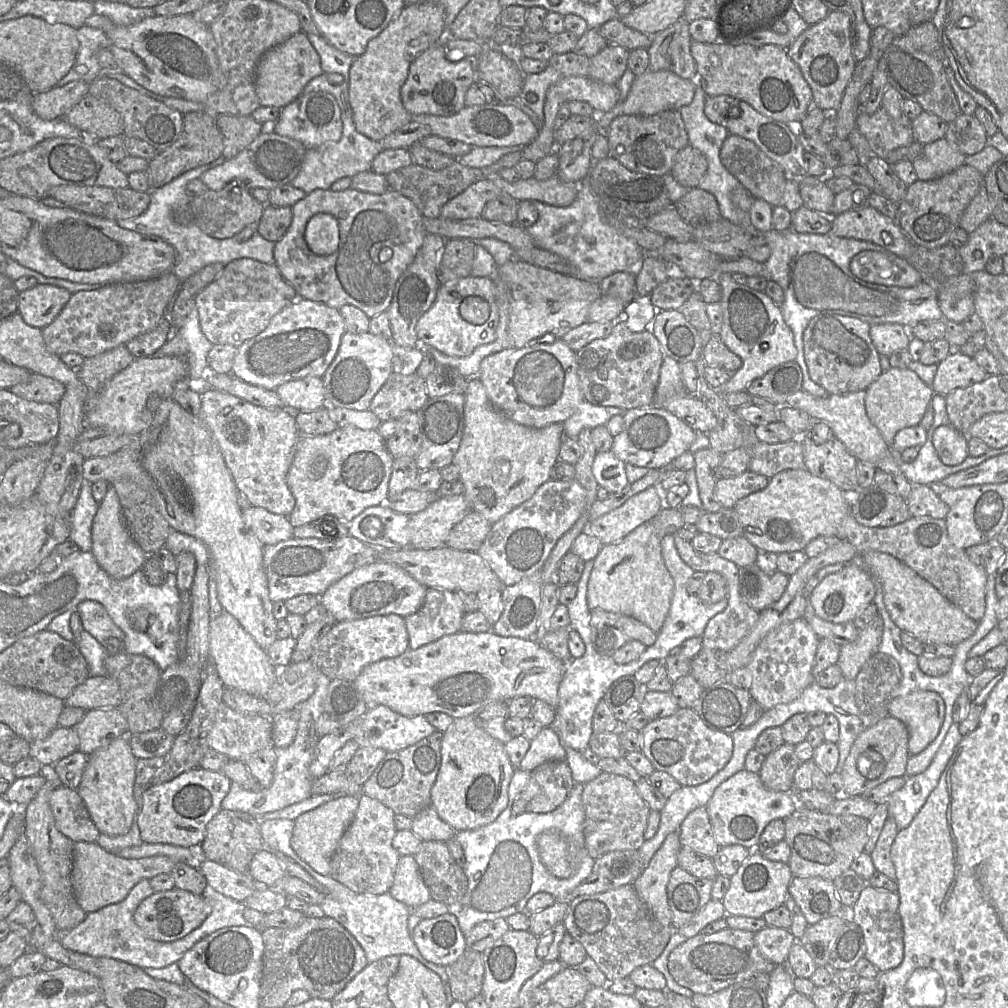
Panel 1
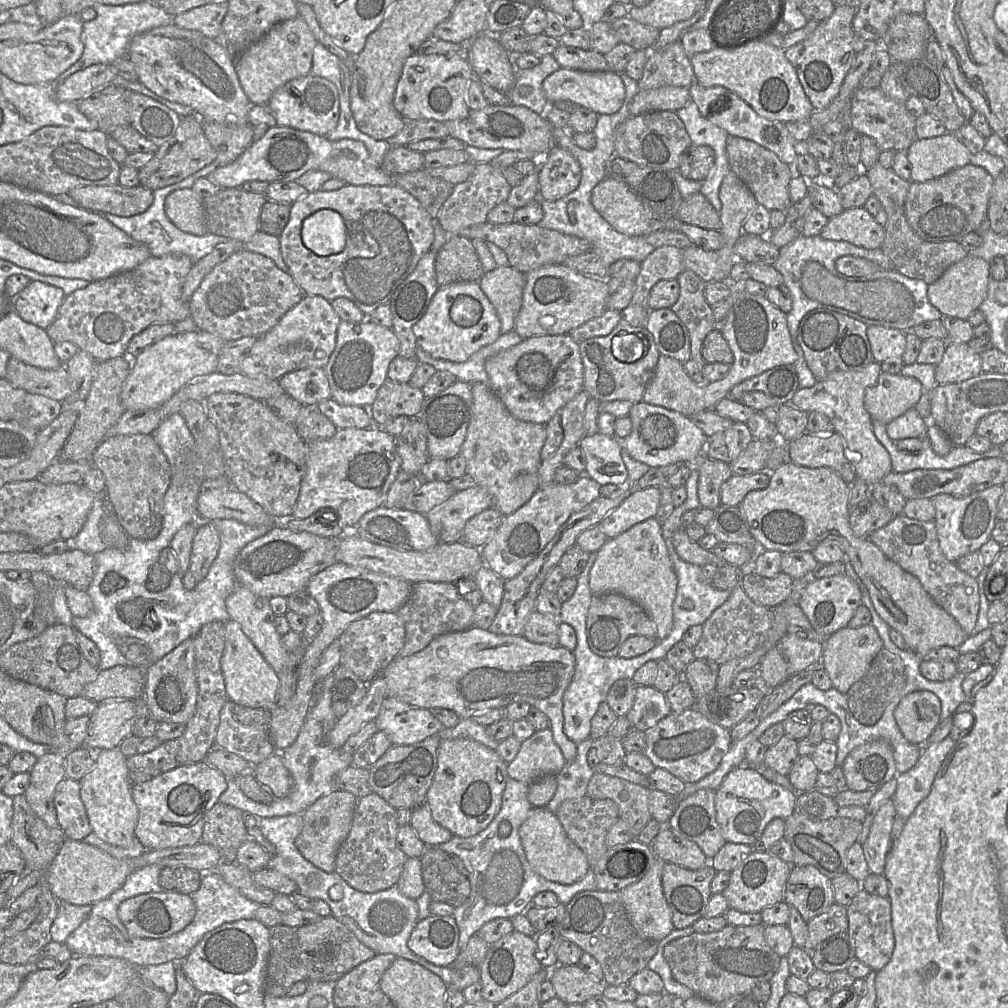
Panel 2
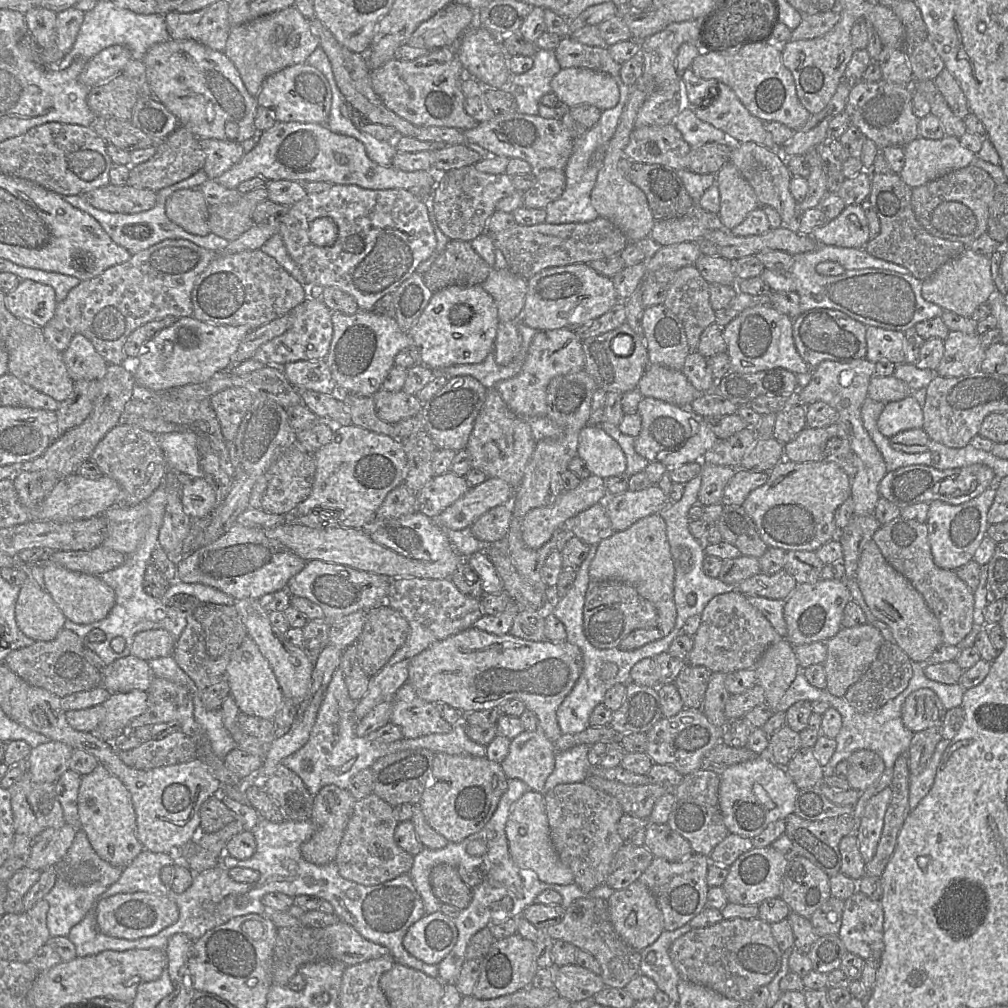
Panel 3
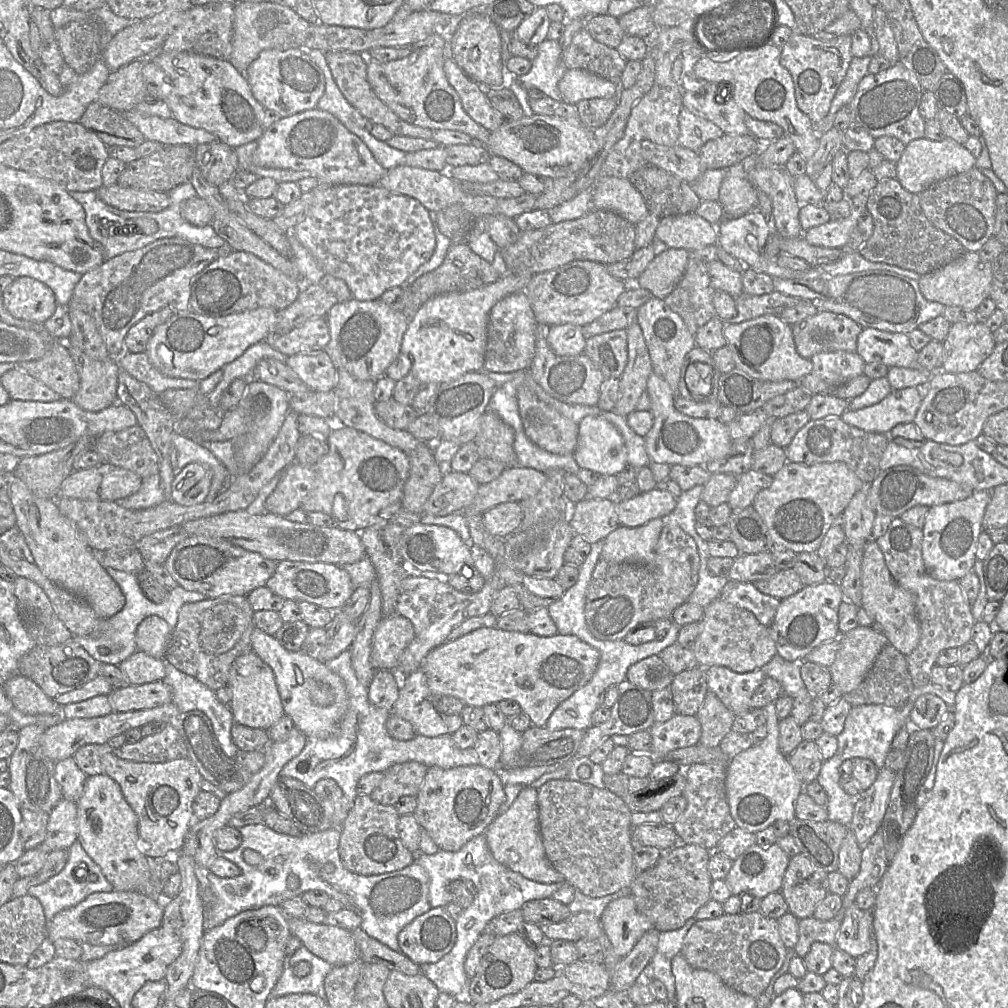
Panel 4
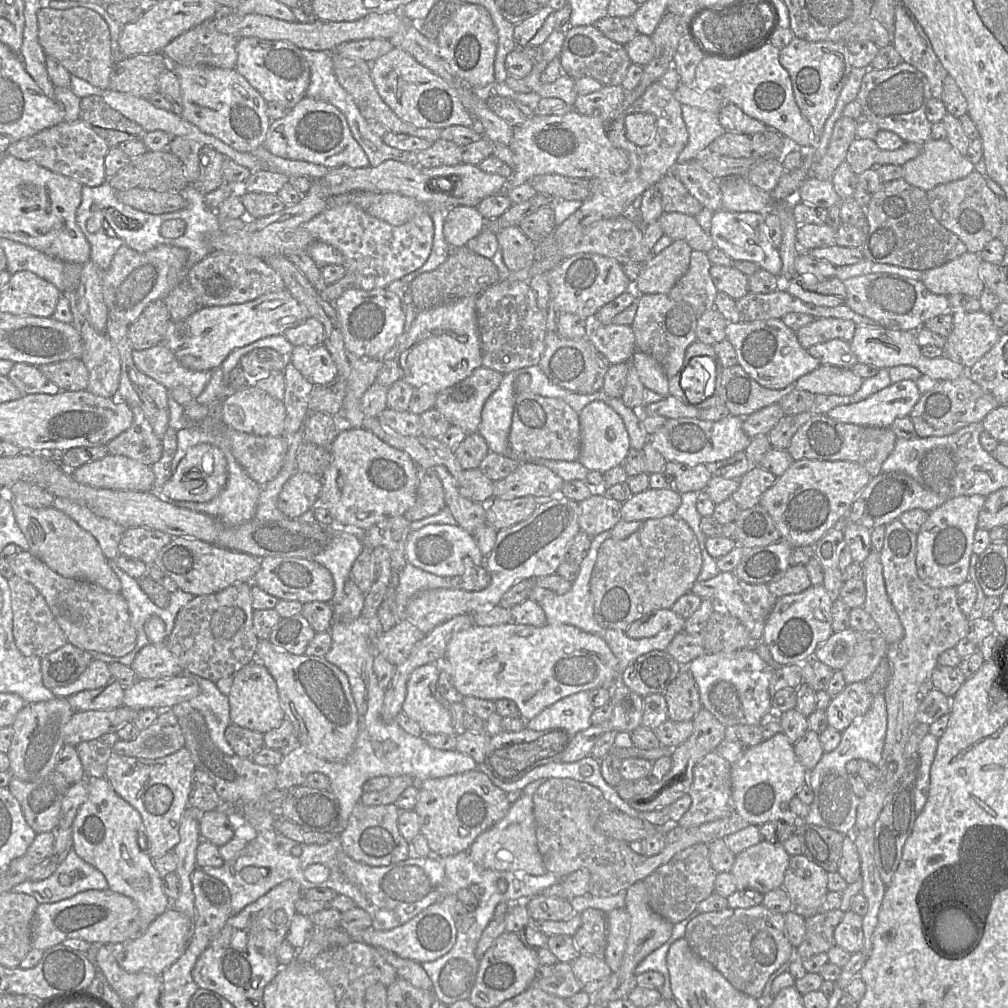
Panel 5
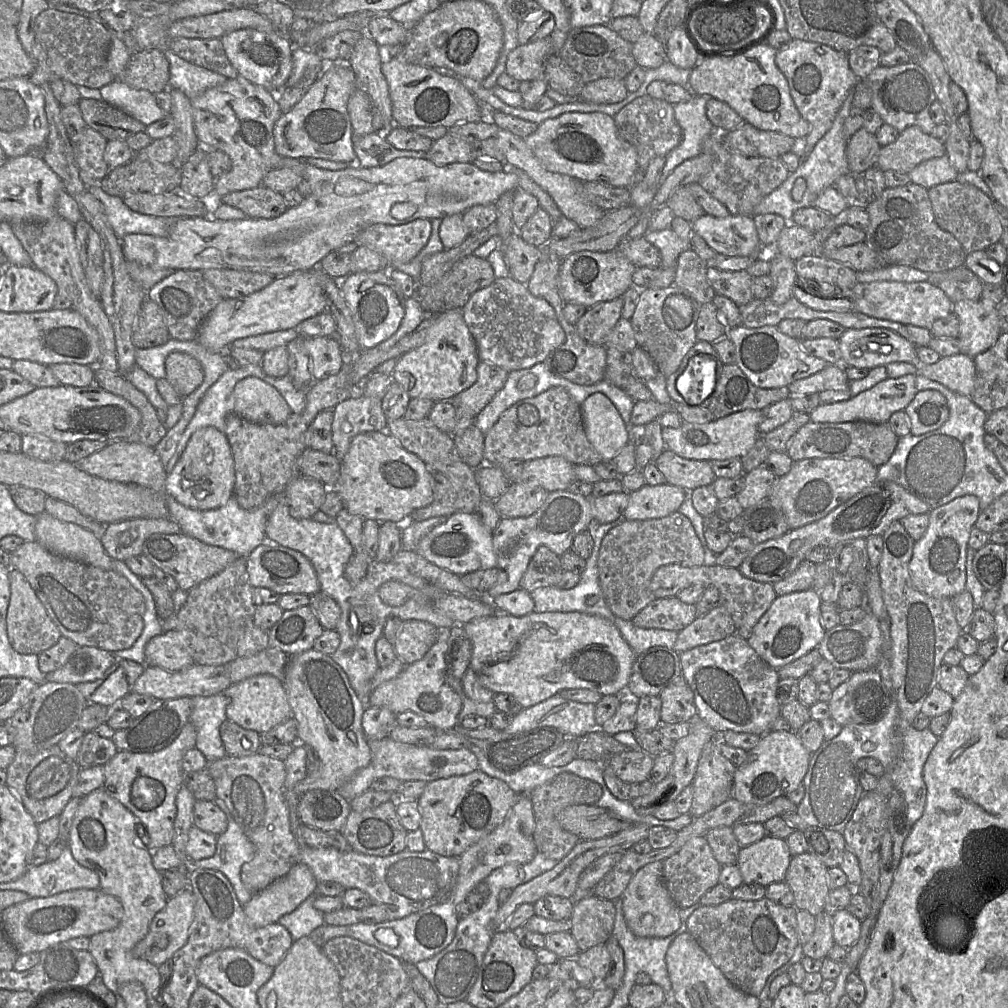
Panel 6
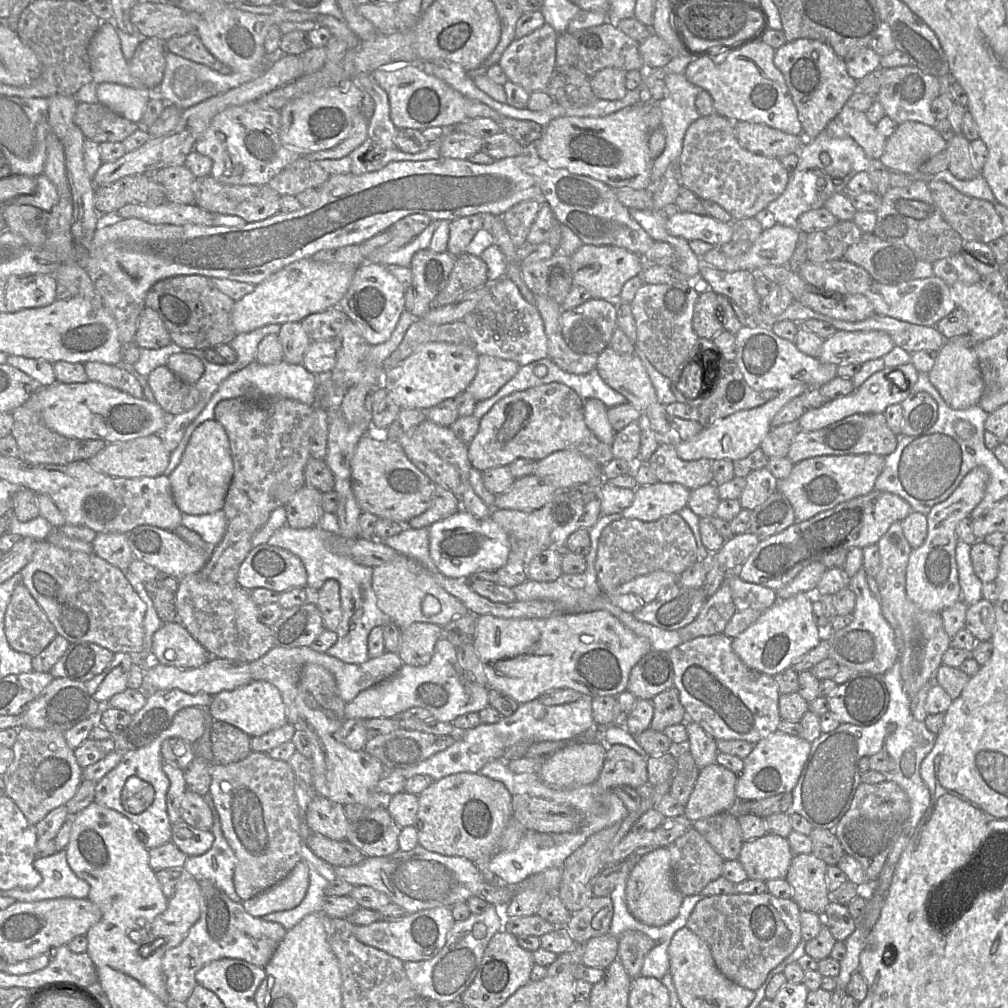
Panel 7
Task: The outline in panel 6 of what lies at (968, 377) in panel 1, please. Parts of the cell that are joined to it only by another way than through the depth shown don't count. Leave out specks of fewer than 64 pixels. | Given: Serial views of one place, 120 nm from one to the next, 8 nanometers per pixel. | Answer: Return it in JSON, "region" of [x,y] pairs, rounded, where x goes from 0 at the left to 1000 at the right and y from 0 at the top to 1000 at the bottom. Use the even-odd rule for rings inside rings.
{"region":[[[974,297],[952,298],[944,302],[944,310],[951,316],[952,350],[966,355],[988,340],[994,329],[989,306],[990,303]]]}

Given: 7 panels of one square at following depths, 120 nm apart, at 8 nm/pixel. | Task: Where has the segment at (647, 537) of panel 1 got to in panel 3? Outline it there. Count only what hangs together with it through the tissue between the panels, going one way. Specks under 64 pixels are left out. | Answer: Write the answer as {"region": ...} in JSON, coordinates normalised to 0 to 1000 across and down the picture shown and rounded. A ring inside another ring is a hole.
{"region":[[[655,510],[635,515],[623,525],[610,527],[593,540],[591,551],[584,563],[585,575],[611,575],[627,581],[652,605],[652,623],[662,631],[671,616],[669,597],[670,565],[661,531],[661,520]]]}

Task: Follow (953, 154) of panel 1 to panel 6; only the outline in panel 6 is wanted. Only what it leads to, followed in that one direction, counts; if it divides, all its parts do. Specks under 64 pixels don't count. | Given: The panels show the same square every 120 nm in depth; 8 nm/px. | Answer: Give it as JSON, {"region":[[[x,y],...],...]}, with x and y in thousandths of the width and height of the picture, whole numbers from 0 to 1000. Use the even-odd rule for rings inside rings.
{"region":[[[937,153],[913,162],[901,174],[905,182],[921,188],[931,183],[948,179],[950,171],[942,164],[940,155]]]}

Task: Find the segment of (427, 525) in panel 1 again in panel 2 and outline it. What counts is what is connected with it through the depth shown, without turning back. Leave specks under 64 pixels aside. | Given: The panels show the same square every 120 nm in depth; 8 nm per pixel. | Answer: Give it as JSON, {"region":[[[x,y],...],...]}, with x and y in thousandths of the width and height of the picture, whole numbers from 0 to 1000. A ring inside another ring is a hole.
{"region":[[[478,482],[451,488],[444,496],[423,510],[435,539],[458,536],[462,519],[471,511],[489,502],[486,489]]]}

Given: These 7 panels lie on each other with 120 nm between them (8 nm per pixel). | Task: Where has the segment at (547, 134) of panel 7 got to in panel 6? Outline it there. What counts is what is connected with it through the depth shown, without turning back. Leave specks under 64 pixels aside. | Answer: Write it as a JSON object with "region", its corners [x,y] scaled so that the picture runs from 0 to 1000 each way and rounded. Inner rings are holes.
{"region":[[[560,112],[538,121],[520,139],[544,170],[614,187],[624,187],[632,180],[632,150],[614,134],[609,117],[602,113]]]}

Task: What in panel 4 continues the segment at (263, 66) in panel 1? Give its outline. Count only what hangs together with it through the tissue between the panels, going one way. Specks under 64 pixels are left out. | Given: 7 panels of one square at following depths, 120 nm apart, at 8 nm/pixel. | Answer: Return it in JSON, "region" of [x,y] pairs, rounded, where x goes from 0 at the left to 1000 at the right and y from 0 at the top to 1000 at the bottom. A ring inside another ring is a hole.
{"region":[[[238,1],[232,4],[230,52],[227,62],[243,74],[247,64],[261,50],[301,48],[308,25],[291,8],[271,2]]]}

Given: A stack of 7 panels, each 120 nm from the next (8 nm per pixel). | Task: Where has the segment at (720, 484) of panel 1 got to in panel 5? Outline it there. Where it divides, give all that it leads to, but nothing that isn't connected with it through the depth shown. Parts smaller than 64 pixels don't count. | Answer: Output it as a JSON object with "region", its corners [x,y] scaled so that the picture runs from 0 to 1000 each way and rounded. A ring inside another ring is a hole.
{"region":[[[746,462],[733,475],[732,485],[725,491],[734,507],[751,501],[756,490],[764,484],[771,473],[754,462]]]}

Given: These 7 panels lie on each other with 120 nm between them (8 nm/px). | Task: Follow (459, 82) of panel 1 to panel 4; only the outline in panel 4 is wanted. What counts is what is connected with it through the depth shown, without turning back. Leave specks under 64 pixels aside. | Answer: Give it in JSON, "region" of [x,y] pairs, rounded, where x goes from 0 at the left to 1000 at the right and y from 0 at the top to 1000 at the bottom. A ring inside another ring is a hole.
{"region":[[[430,33],[423,39],[408,45],[407,54],[404,57],[385,62],[365,59],[364,79],[373,95],[404,122],[427,129],[442,128],[456,130],[469,138],[476,139],[482,146],[486,130],[471,121],[459,108],[455,94],[445,83],[440,72],[440,61],[440,41],[437,34]]]}

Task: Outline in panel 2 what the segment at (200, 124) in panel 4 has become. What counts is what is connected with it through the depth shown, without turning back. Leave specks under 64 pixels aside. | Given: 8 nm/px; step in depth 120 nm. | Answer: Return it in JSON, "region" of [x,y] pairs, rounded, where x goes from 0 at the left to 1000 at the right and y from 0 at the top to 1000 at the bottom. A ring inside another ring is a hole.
{"region":[[[170,23],[134,36],[128,45],[126,58],[133,63],[138,81],[159,96],[190,107],[199,119],[211,119],[222,124],[246,122],[246,112],[250,103],[237,81],[233,68],[234,59],[231,59],[212,39]]]}

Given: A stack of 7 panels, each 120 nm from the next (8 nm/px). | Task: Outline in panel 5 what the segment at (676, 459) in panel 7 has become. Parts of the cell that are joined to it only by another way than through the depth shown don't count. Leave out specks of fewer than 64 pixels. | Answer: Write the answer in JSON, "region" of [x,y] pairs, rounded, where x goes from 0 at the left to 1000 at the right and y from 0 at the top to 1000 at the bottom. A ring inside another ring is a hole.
{"region":[[[662,457],[659,471],[661,471],[667,477],[668,484],[670,484],[675,490],[698,487],[702,478],[707,472],[702,467],[699,460],[683,461],[667,457]]]}

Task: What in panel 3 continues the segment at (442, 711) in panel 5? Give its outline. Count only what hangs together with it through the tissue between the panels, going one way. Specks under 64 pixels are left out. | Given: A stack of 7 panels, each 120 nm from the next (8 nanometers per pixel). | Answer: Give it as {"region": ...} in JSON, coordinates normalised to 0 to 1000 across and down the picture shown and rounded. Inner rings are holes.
{"region":[[[405,677],[396,683],[390,697],[388,716],[397,722],[401,732],[444,727],[451,720],[436,708],[432,698],[417,692]]]}

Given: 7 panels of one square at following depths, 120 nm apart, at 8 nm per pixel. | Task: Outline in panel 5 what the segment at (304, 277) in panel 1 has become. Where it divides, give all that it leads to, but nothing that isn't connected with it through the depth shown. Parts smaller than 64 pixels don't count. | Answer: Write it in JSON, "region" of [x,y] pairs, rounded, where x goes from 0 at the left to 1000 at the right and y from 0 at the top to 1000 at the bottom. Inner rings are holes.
{"region":[[[332,201],[302,222],[313,239],[335,247],[341,256],[340,265],[352,273],[352,285],[366,289],[383,286],[388,280],[416,267],[425,257],[431,234],[427,211],[413,213],[403,221],[391,224],[349,201]]]}

